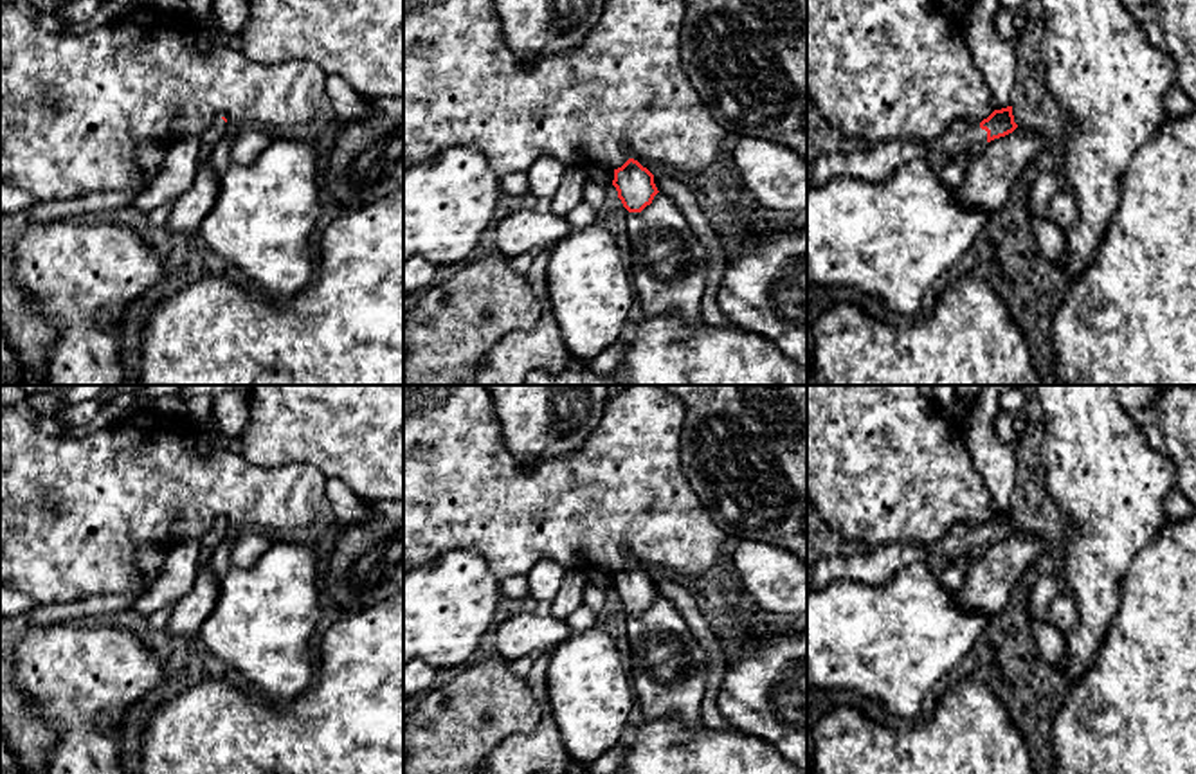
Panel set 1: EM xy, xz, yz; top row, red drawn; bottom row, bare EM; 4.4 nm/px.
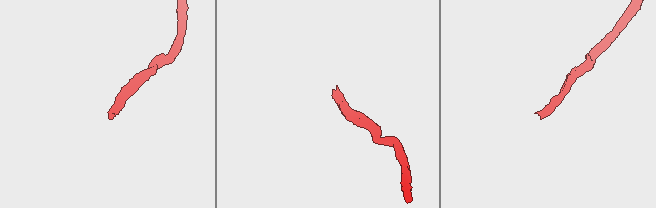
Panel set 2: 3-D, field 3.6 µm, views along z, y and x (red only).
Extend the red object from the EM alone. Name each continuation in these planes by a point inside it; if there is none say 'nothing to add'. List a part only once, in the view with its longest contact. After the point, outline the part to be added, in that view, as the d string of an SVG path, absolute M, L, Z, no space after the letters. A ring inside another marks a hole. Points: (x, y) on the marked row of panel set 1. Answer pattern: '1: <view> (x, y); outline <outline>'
1: yz (962, 137); outline M955 122L942 137L929 142L935 151L944 153L949 160L964 153L980 155L987 146L987 131L980 122Z

